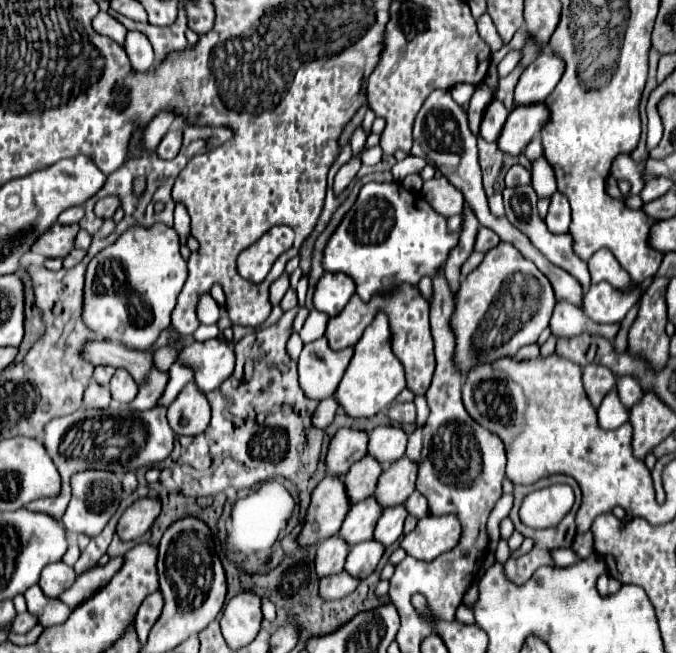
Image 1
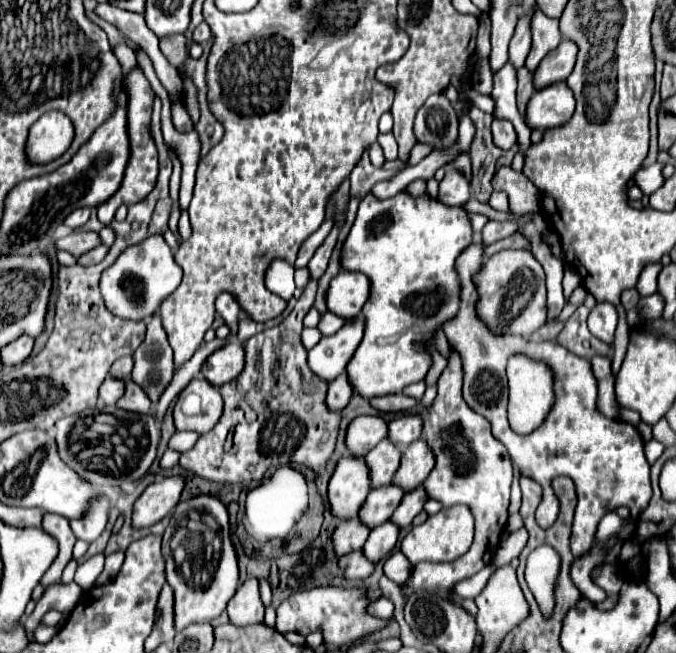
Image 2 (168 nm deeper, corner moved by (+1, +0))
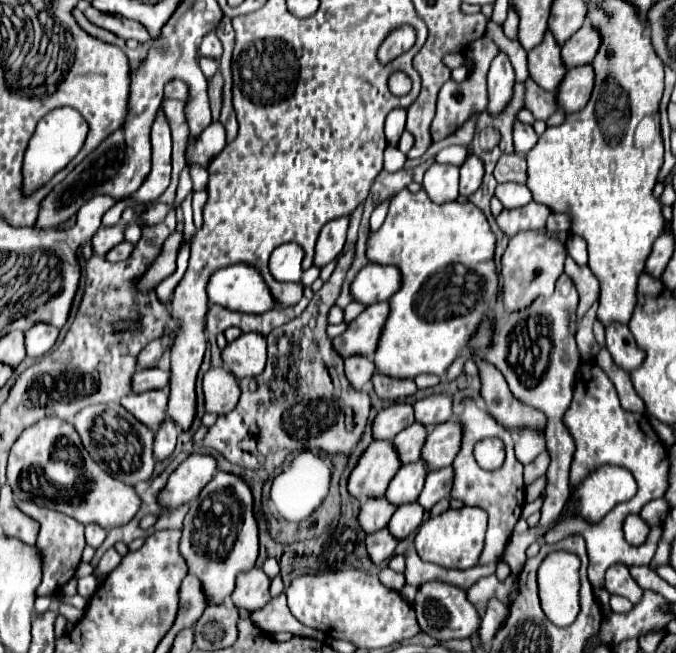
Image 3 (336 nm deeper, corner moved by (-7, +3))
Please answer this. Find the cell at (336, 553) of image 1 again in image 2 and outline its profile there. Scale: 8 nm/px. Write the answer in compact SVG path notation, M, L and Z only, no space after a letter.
M352 518L352 520L340 520L334 534L332 534L332 544L334 544L334 550L336 550L336 556L344 556L352 550L360 550L368 538L370 530L360 524L358 518Z

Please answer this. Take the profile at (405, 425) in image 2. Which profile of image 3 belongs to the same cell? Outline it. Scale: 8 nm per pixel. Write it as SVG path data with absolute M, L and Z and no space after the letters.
M448 393L424 397L424 399L416 401L414 409L416 409L416 421L420 421L426 427L436 425L436 423L444 423L454 417L452 415L452 397Z

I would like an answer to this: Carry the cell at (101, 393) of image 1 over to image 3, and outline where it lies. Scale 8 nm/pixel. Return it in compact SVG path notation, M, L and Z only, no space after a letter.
M140 369L134 373L132 377L132 389L134 393L144 393L144 391L150 391L150 389L164 389L170 381L170 371L164 371L164 369Z

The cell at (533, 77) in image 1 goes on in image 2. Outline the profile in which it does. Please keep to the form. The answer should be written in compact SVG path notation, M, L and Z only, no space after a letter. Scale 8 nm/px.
M562 40L560 46L552 54L548 54L534 70L534 78L532 78L534 88L540 90L544 86L552 86L560 80L566 80L574 68L576 52L578 52L578 46L574 42Z

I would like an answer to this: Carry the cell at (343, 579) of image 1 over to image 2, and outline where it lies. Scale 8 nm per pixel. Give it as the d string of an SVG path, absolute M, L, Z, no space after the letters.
M360 550L342 556L338 562L346 580L364 580L374 572L374 564L370 564Z

